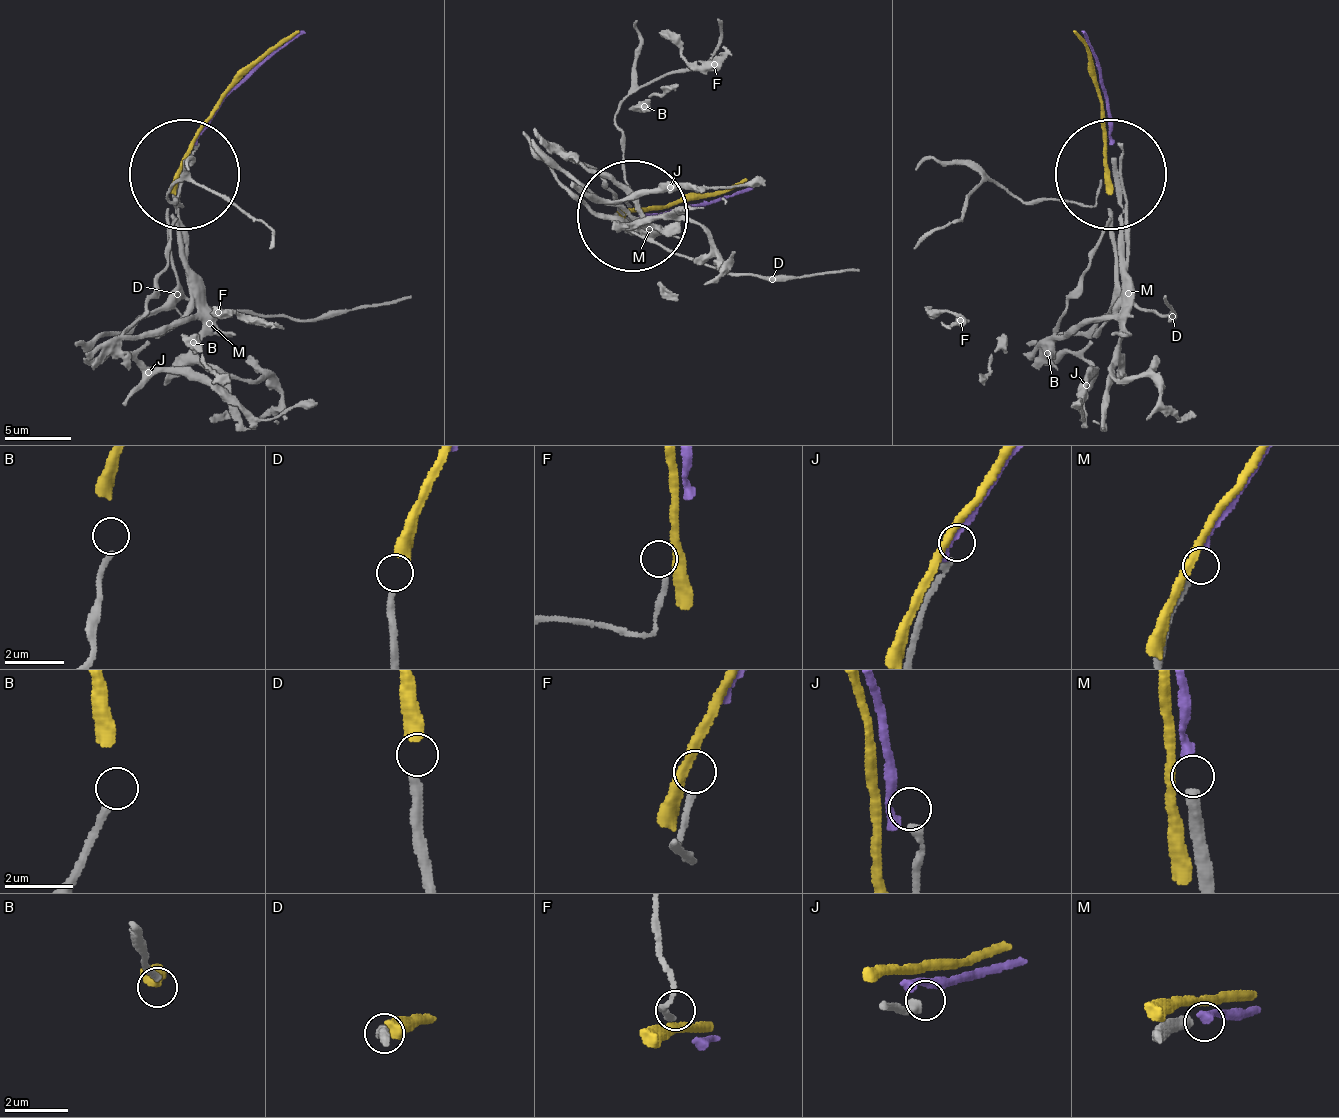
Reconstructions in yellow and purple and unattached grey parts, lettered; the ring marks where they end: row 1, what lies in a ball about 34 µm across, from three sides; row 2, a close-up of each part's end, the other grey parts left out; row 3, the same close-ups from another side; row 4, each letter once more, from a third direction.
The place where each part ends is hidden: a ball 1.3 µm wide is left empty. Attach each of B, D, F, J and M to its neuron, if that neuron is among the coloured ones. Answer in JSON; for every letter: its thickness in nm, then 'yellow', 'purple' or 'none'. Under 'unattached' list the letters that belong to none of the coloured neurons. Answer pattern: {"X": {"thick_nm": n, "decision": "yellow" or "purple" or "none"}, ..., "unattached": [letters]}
{"B": {"thick_nm": 180, "decision": "none"}, "D": {"thick_nm": 260, "decision": "yellow"}, "F": {"thick_nm": 190, "decision": "none"}, "J": {"thick_nm": 260, "decision": "none"}, "M": {"thick_nm": 340, "decision": "purple"}, "unattached": ["B", "F", "J"]}

